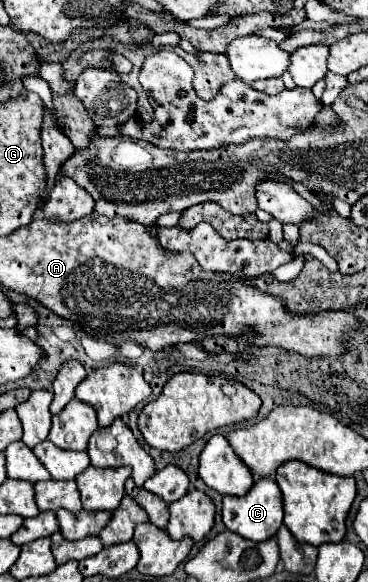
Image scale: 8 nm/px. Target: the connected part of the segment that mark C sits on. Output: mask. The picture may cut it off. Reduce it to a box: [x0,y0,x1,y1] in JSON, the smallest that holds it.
[223,478,283,542]

